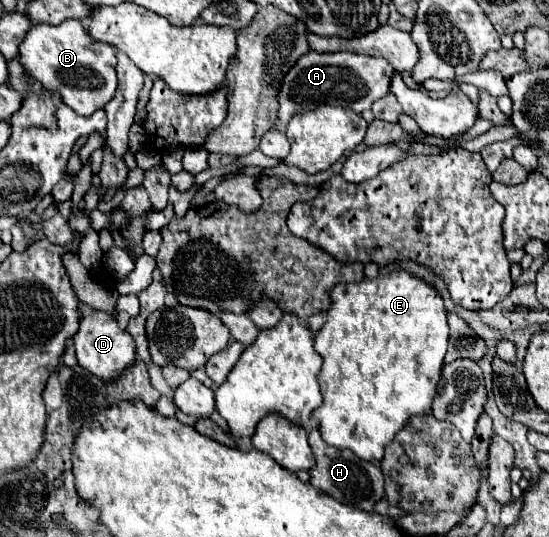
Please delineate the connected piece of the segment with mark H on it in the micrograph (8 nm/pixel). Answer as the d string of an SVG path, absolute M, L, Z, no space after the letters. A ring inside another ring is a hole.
M316 427L310 429L308 443L316 457L316 465L308 471L310 485L314 485L322 493L328 493L330 497L334 497L336 501L340 501L344 505L352 505L352 507L358 507L368 513L374 511L374 505L384 497L384 477L380 473L380 467L376 463L358 459L352 451L340 451L340 449L326 445Z

